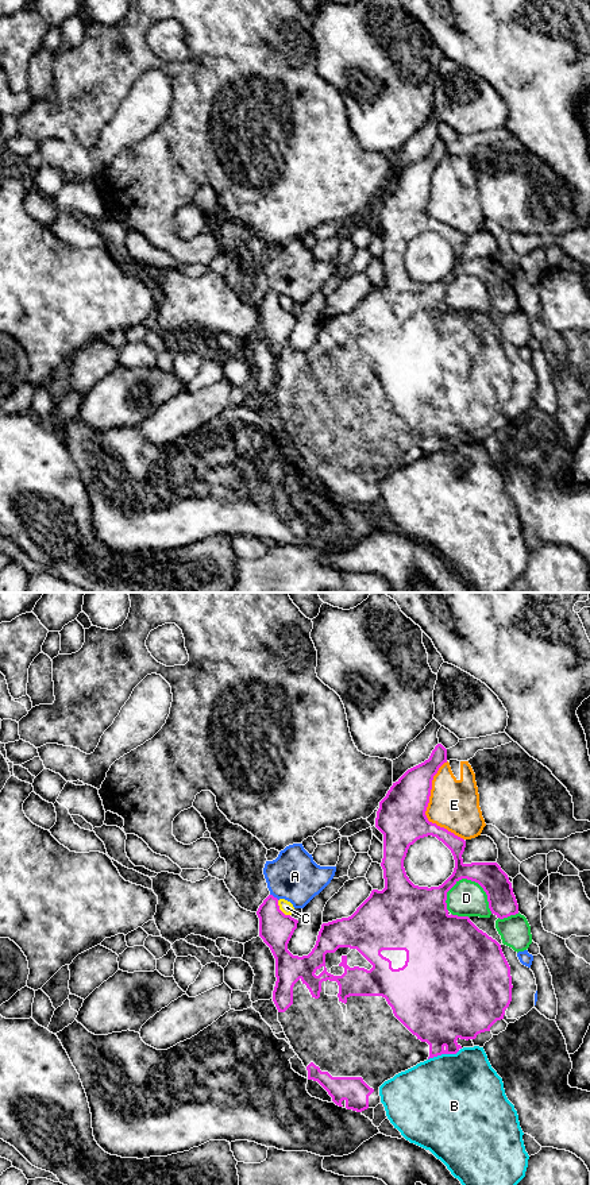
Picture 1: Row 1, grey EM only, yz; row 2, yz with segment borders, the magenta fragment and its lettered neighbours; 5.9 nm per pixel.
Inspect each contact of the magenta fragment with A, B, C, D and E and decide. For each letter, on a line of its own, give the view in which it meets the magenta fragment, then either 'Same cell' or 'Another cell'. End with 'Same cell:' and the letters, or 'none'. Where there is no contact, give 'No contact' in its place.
A: Touches magenta in yz. Another cell
B: Touches magenta in yz. Another cell
C: Touches magenta in yz. Another cell
D: Touches magenta in yz. Another cell
E: Touches magenta in yz. Another cell
Same cell: none

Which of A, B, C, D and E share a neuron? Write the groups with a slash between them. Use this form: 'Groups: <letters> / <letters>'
Groups: A / B / C / D / E

